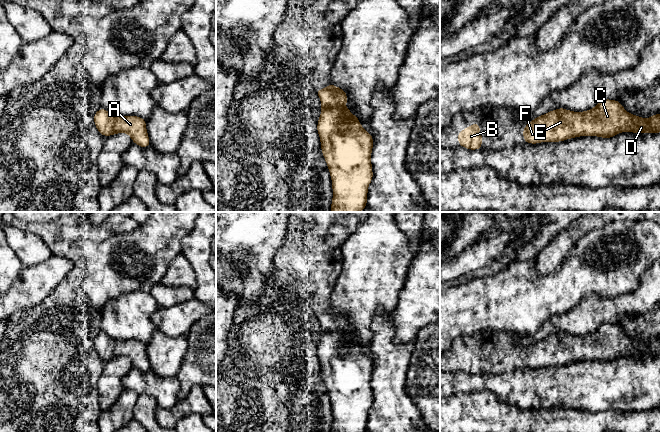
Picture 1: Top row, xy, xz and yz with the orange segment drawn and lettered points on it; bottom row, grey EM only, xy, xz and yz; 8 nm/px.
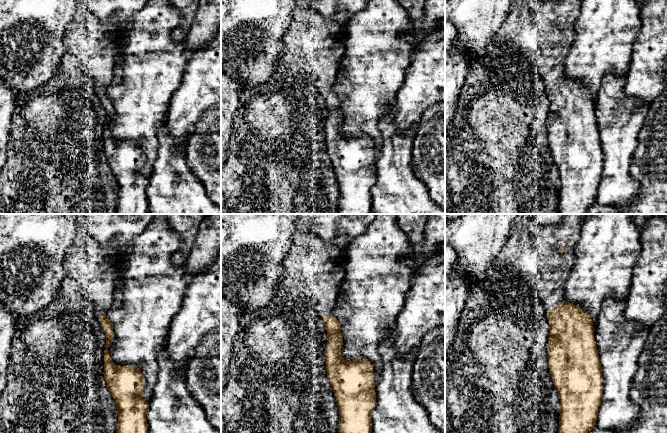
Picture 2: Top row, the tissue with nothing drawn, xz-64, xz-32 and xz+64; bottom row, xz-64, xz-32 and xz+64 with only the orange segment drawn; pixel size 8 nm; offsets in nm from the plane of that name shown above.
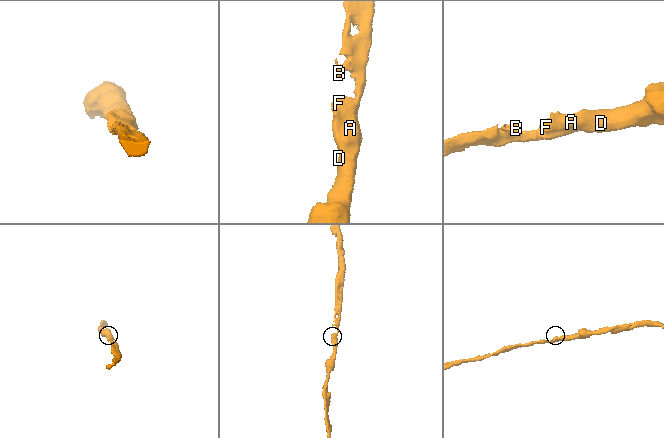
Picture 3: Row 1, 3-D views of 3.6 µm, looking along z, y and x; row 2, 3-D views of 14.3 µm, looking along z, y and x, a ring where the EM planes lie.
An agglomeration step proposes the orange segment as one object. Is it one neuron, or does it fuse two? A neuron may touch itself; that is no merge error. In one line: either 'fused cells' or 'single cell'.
single cell

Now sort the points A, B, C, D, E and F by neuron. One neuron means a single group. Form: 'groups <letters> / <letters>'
groups A B C D E F

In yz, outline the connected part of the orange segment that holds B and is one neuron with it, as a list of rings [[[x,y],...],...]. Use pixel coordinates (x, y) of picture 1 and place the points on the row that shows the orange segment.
[[[473,123],[470,127],[465,127],[464,130],[457,134],[457,140],[460,146],[469,150],[478,150],[482,148],[482,134],[480,125]]]

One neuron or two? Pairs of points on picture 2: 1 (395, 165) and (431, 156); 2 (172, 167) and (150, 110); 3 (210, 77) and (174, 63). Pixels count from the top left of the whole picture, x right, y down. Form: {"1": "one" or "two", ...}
{"1": "two", "2": "two", "3": "two"}

